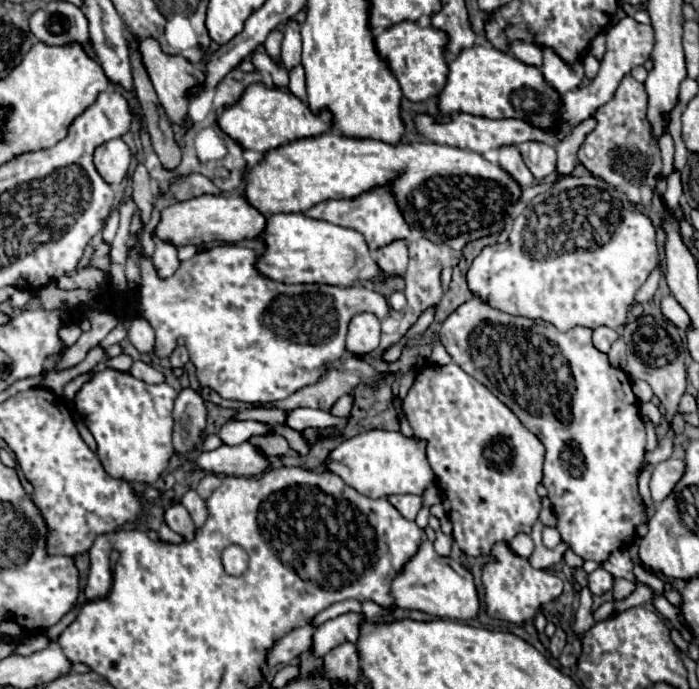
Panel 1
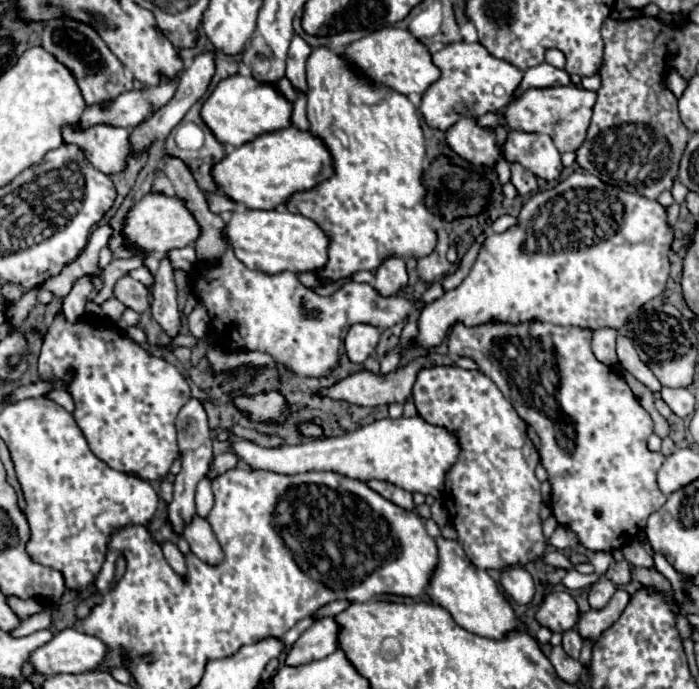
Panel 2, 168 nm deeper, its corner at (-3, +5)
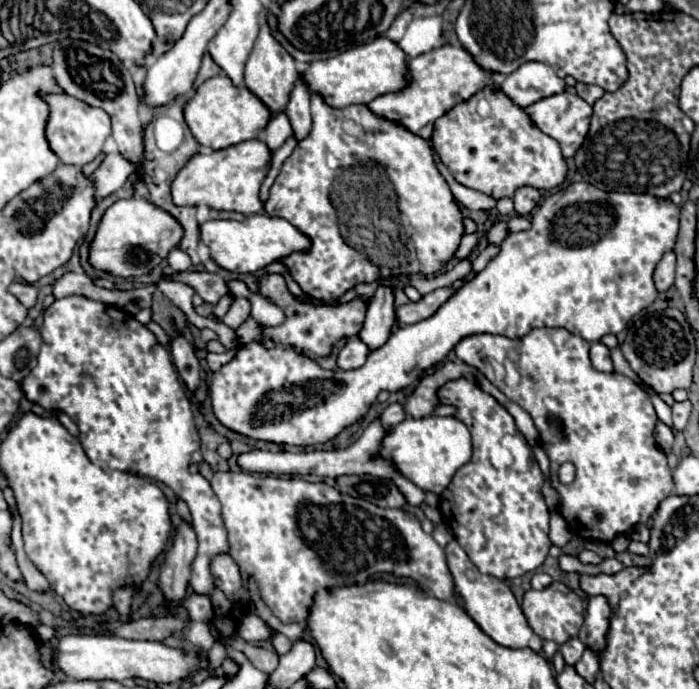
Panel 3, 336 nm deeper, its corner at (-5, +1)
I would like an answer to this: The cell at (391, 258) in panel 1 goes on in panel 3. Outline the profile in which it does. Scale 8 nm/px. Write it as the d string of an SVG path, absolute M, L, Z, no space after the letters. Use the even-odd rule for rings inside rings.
M380 286L370 300L364 326L358 338L370 348L380 348L390 338L390 328L394 324L394 292L386 286Z

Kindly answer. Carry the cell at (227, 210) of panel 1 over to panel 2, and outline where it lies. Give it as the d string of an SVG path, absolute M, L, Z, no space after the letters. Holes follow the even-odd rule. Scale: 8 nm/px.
M146 194L132 210L126 222L128 240L134 244L134 248L142 252L170 252L174 248L184 248L188 244L194 244L194 240L200 236L200 224L196 222L194 214L188 210L186 202L178 196L166 196L166 194Z

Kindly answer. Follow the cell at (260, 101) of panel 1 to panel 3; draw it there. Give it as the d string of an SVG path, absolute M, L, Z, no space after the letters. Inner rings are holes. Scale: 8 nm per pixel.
M218 74L198 86L196 94L184 106L184 118L200 146L222 150L256 138L268 126L270 110L246 86L234 86L226 74Z

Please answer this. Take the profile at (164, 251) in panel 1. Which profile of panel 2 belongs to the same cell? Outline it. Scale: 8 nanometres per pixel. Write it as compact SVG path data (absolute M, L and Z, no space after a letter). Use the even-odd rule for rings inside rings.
M170 258L160 260L160 268L152 286L152 316L168 336L176 336L180 328L180 312L176 306L176 282Z

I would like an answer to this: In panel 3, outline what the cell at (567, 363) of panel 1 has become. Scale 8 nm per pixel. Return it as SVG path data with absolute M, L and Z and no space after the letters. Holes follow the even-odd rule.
M538 328L524 338L518 338L518 342L494 334L468 336L456 344L454 352L462 362L478 368L508 396L508 400L520 404L532 416L540 434L540 446L550 458L550 480L562 498L562 516L570 528L574 532L584 532L578 534L582 538L612 542L618 532L630 532L638 522L646 522L658 504L672 494L674 482L672 470L666 464L666 454L656 446L653 436L656 412L648 394L624 374L598 372L590 362L588 348L590 344L584 338L564 328ZM490 360L504 366L504 380L494 376ZM564 462L576 466L572 484L562 484L558 480L558 468Z

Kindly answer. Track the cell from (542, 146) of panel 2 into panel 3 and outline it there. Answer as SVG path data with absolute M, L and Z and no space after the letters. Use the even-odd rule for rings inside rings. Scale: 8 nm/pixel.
M500 88L480 90L480 94L474 94L468 102L456 104L452 110L448 110L448 114L436 120L430 140L440 160L446 164L450 174L456 178L456 182L464 184L466 188L484 192L496 200L512 198L514 192L522 186L532 186L538 190L552 190L560 186L568 174L566 160L562 158L562 152L560 152L560 144L548 134L544 134L528 118L526 110L522 106L516 106Z

